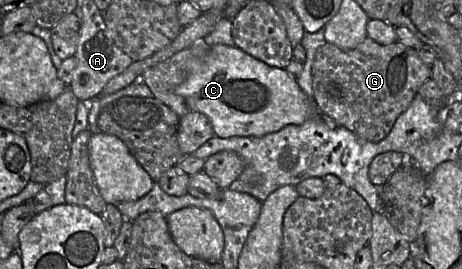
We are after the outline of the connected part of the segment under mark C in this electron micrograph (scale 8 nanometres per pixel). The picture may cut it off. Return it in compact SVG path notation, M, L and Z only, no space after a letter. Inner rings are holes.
M203 40L191 46L191 71L185 81L175 88L182 96L190 111L206 115L213 127L214 136L229 138L233 136L261 137L278 132L287 125L301 125L319 113L312 98L300 89L296 78L286 69L270 66L244 52L236 46L216 44L206 45Z

